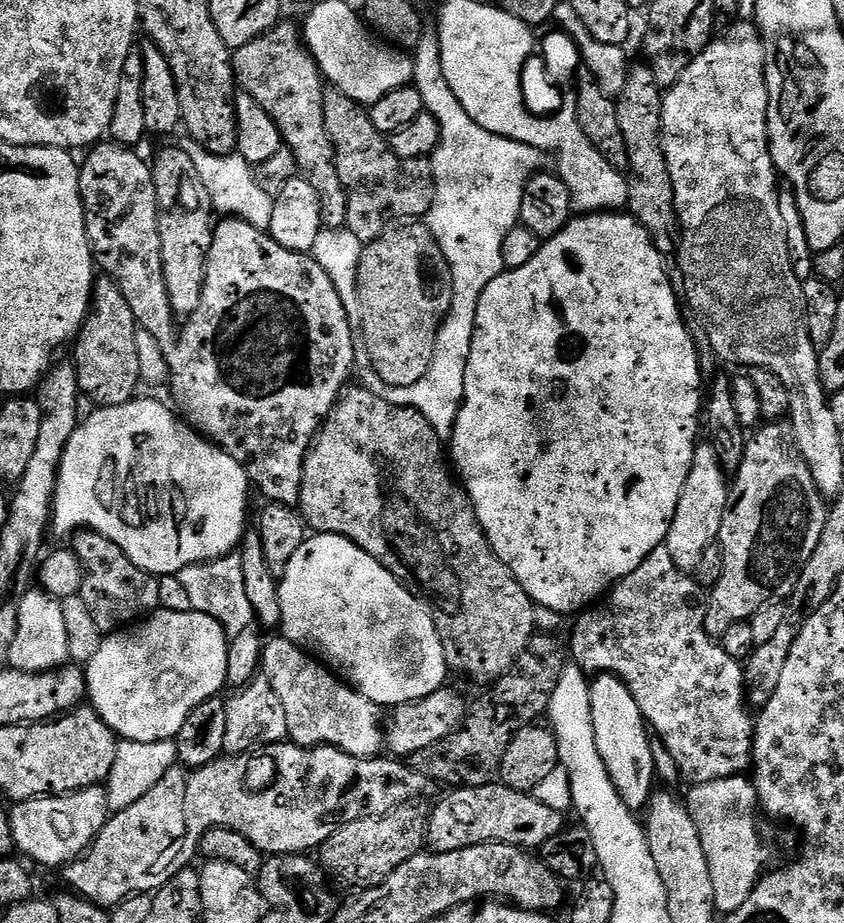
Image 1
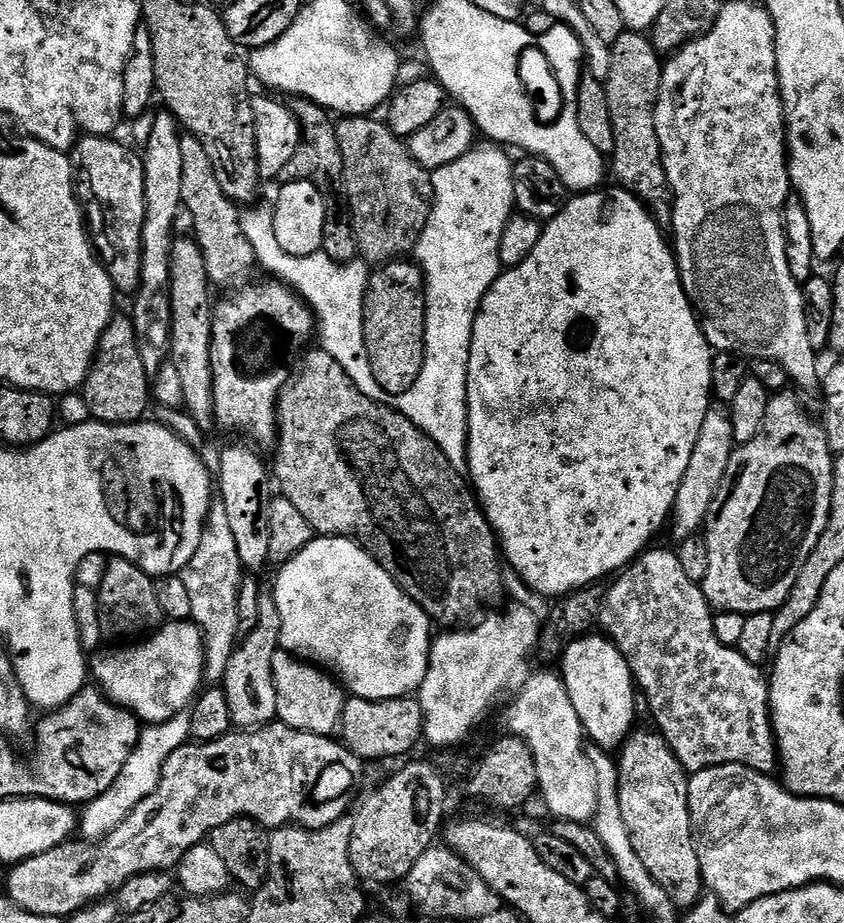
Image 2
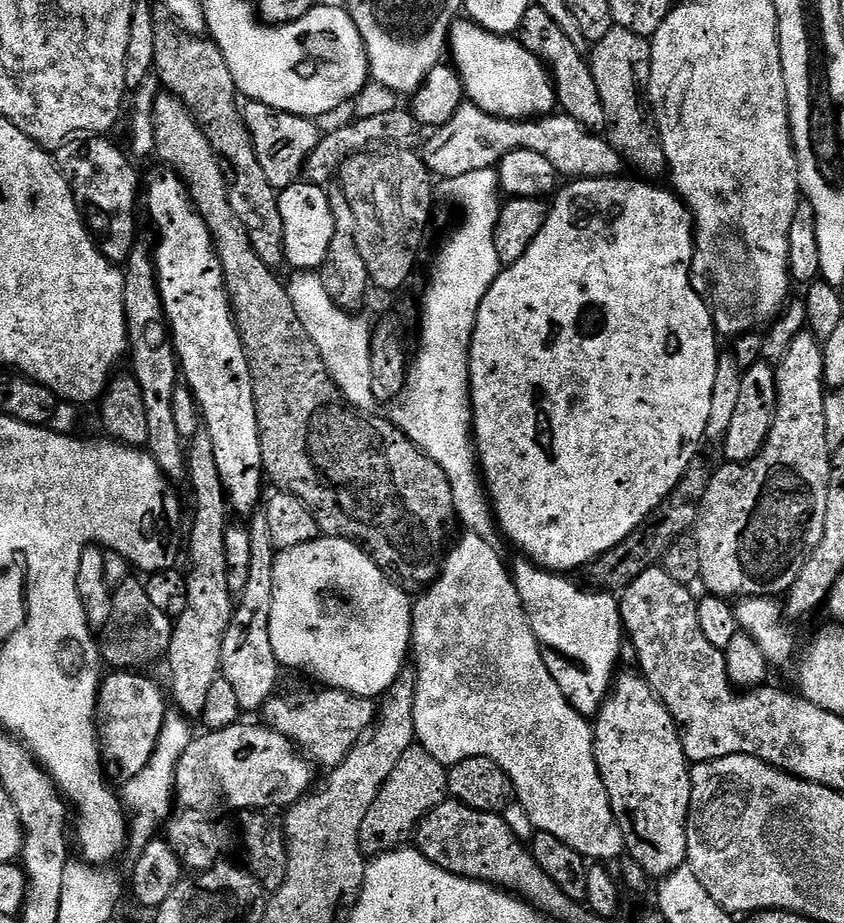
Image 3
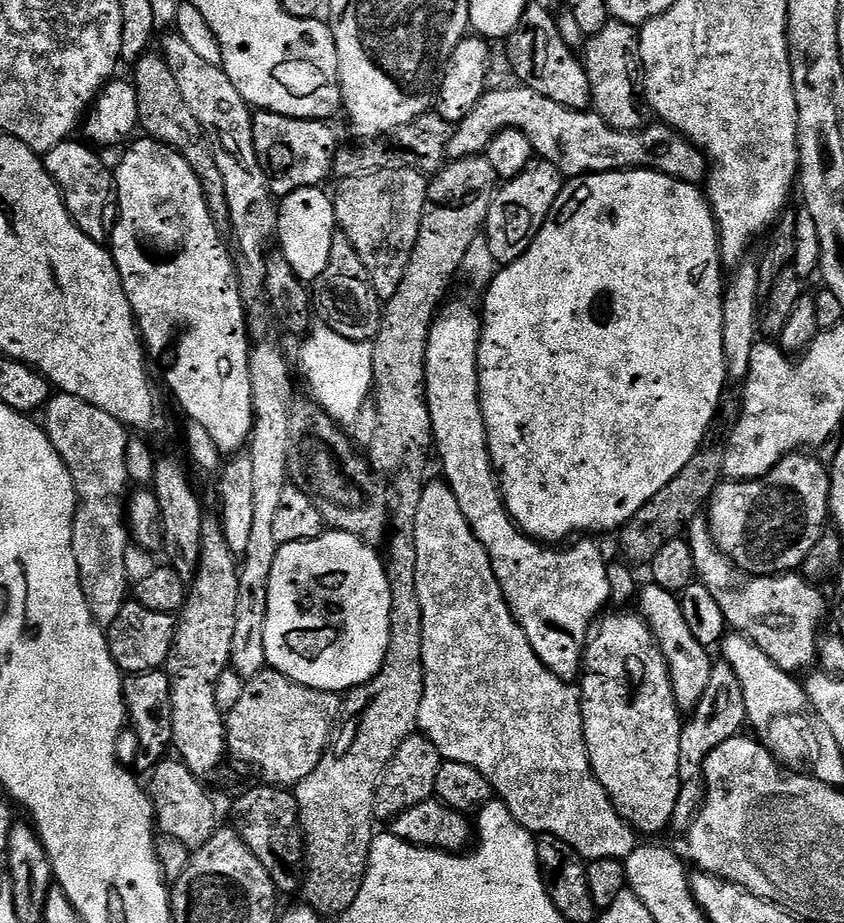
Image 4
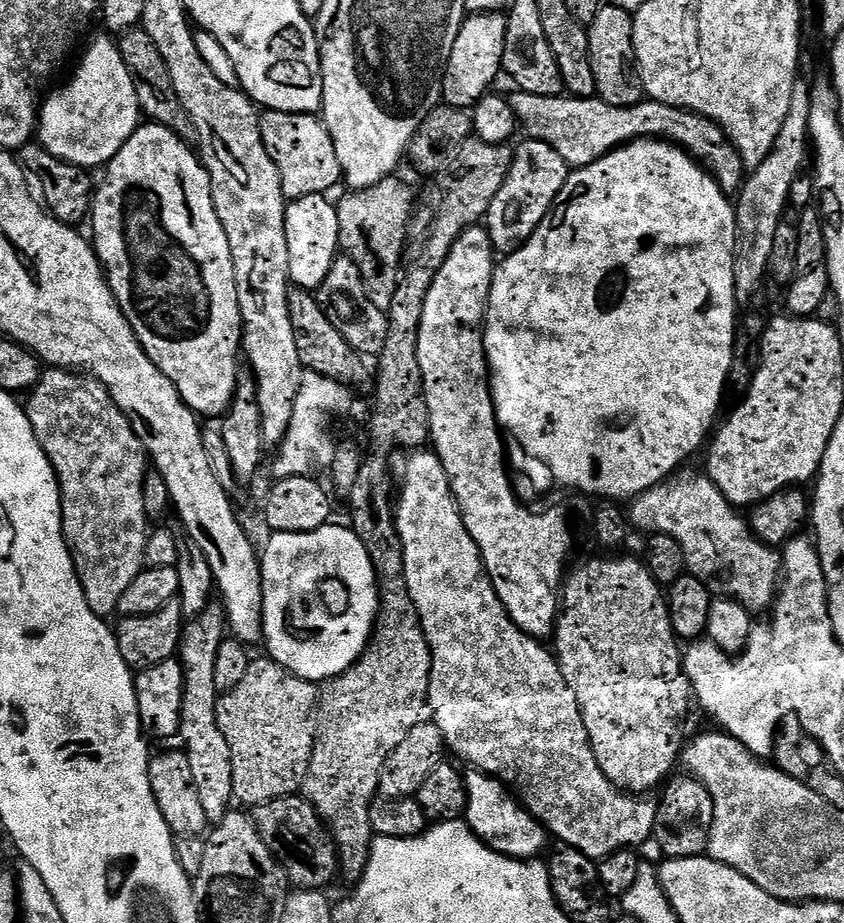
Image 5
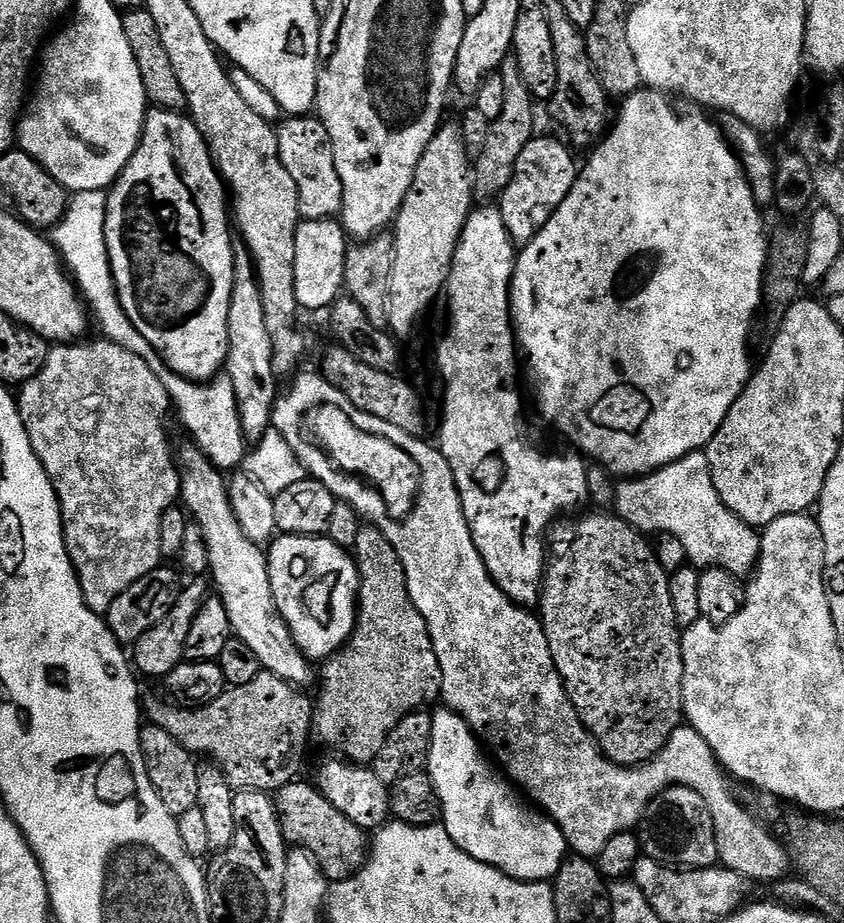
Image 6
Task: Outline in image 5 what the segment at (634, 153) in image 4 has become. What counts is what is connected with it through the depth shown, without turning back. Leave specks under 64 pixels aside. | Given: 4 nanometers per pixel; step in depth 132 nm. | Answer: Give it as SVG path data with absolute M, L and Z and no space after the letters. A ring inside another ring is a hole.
M519 90L513 93L510 103L523 131L525 128L533 140L544 140L554 146L554 150L558 150L573 169L590 166L633 140L667 140L707 168L730 198L739 197L748 183L750 169L726 130L718 126L718 122L697 112L675 108L657 100L623 108L599 98L577 98L571 94L543 96Z

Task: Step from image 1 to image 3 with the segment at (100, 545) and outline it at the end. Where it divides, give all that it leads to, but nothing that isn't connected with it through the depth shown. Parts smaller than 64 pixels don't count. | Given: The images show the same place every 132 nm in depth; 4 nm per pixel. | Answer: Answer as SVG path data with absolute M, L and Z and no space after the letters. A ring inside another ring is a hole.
M139 579L123 580L112 593L110 618L106 621L106 626L98 632L101 661L109 669L122 672L148 670L155 660L163 661L167 657L172 641L173 623L173 617L162 614L162 610L157 610L151 604Z

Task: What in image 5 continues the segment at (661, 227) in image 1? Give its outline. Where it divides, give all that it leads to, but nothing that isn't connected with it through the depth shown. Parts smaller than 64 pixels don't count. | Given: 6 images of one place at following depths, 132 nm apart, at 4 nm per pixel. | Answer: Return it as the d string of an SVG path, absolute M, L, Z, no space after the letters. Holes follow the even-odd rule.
M610 2L598 10L598 18L588 28L592 65L599 99L614 106L629 108L646 100L644 83L636 66L633 13Z

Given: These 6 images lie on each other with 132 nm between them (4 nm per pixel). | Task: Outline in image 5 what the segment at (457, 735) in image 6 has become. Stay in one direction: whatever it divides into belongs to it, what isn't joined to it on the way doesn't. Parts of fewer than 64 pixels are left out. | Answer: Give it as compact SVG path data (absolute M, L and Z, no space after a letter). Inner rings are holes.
M469 771L464 777L468 791L468 811L466 819L472 833L483 844L489 844L495 852L512 856L516 860L531 860L541 855L544 847L549 847L550 833L529 814L527 808L499 780L487 776L485 772Z

